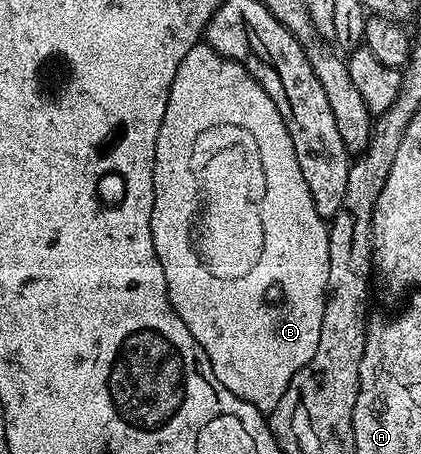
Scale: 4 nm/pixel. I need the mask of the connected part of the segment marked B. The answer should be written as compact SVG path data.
M198 42L191 50L187 50L187 58L183 58L183 62L179 62L179 70L175 70L175 82L171 82L171 94L167 98L167 114L163 114L163 126L159 126L159 138L155 146L153 189L155 190L155 198L153 199L153 213L151 214L151 234L155 242L155 254L163 266L163 278L167 282L169 301L175 310L175 314L179 314L179 318L183 318L187 330L191 330L191 334L195 334L195 342L199 342L199 346L203 346L203 350L211 362L211 370L215 370L215 378L219 378L219 382L223 382L223 386L227 386L227 390L231 390L231 394L251 402L251 406L255 406L260 412L273 413L275 406L279 406L279 398L283 398L283 394L287 394L287 386L291 382L291 378L295 378L295 374L299 374L299 370L303 370L303 366L307 366L307 362L311 362L311 358L315 358L315 350L319 350L319 330L323 330L325 294L329 291L327 286L327 278L329 277L329 230L326 217L320 216L315 210L311 190L303 178L303 170L299 170L299 158L295 158L295 146L291 142L291 134L287 130L285 119L279 114L275 102L271 102L267 90L263 90L263 86L259 86L259 82L245 69L244 64L231 59L229 56L220 56L207 42Z

